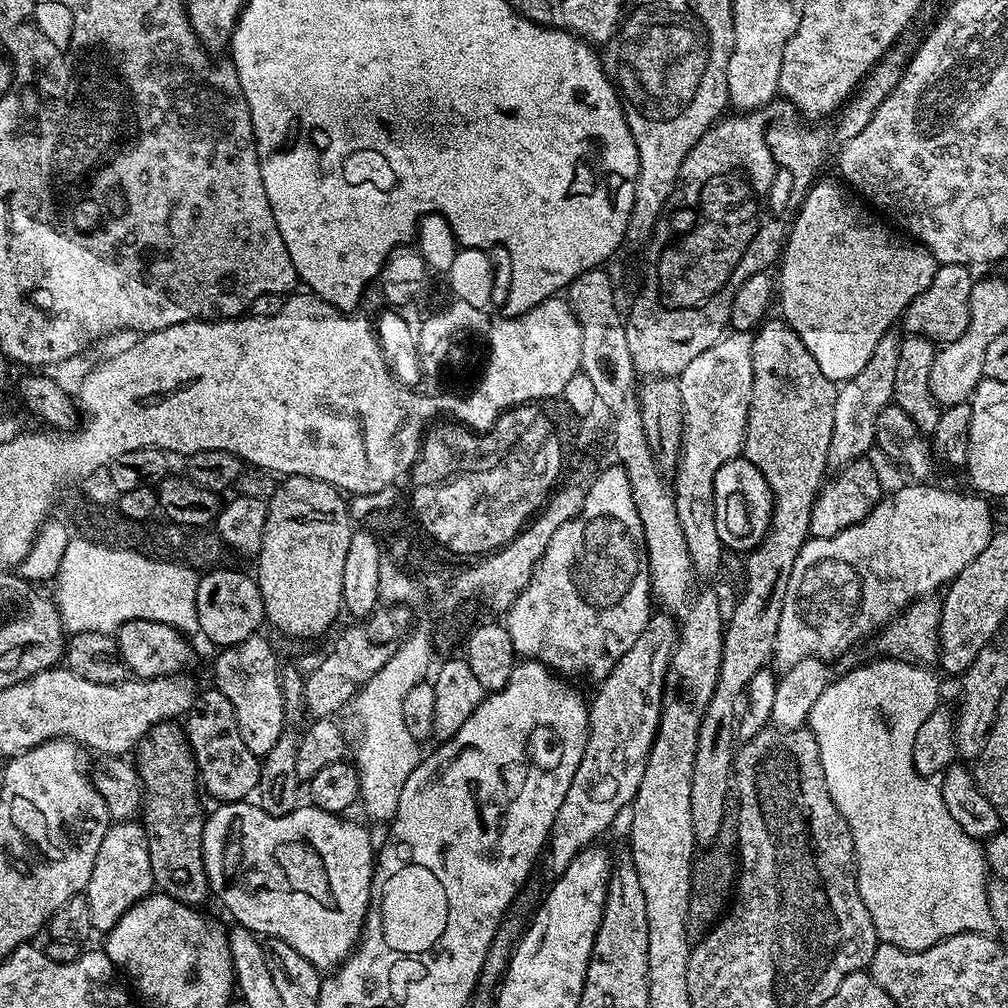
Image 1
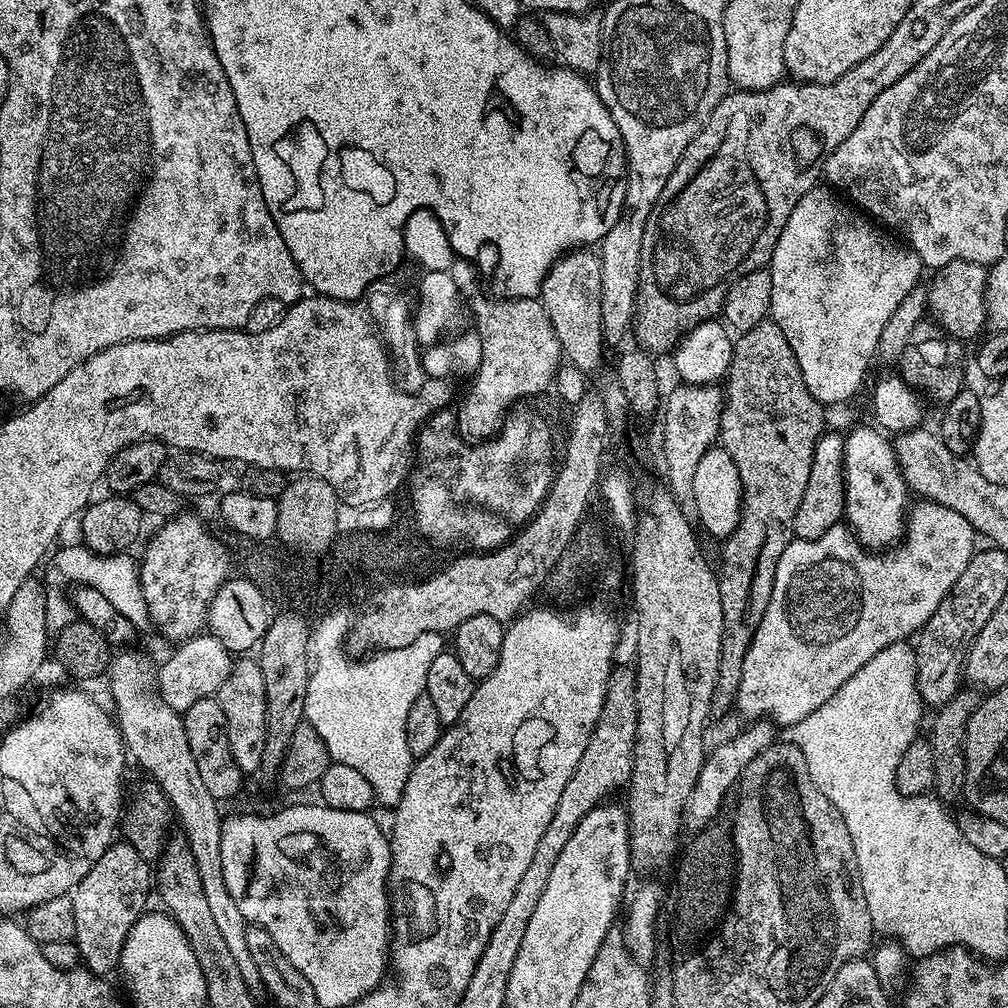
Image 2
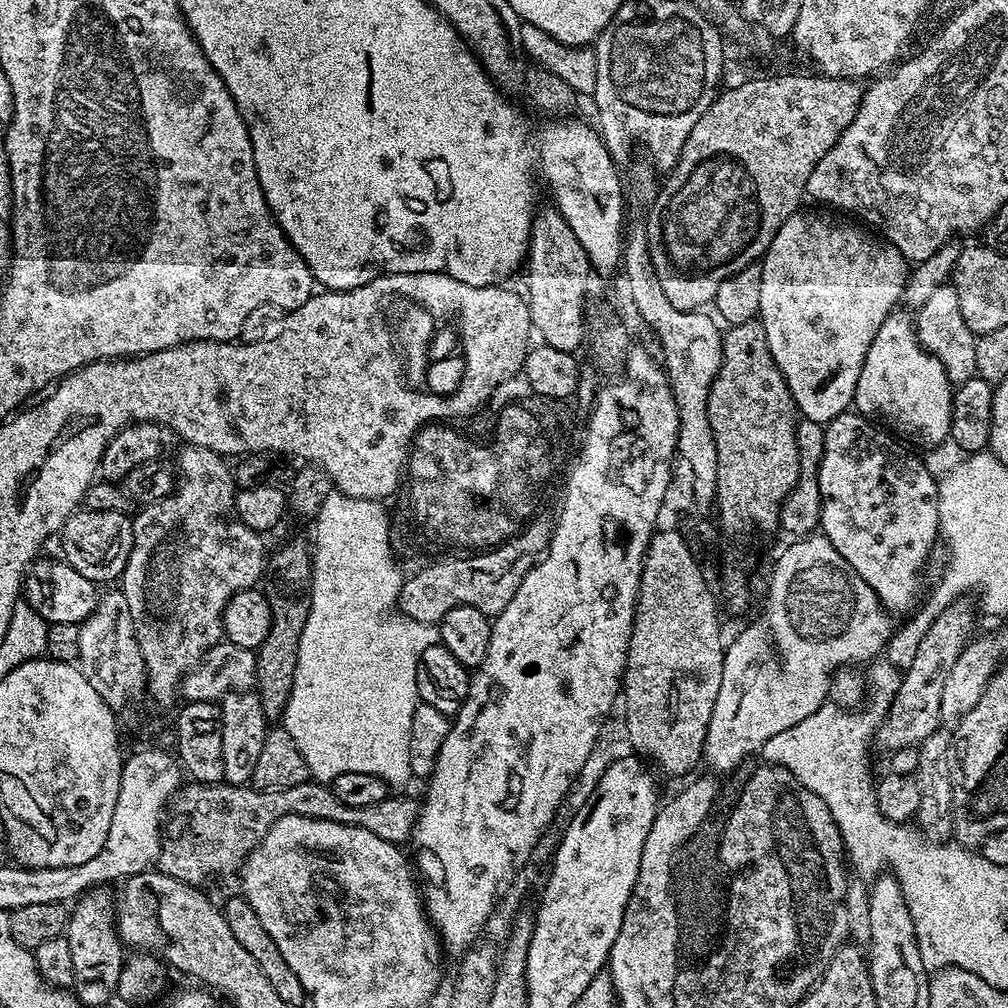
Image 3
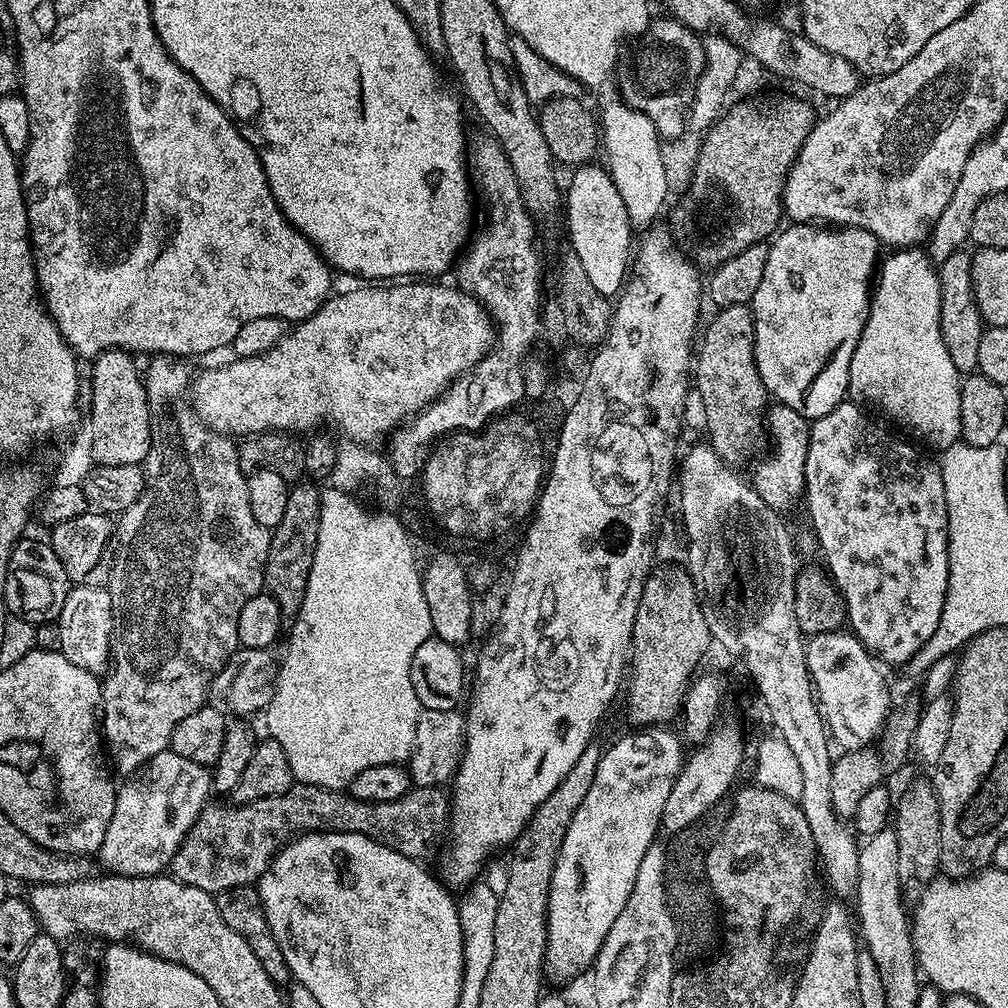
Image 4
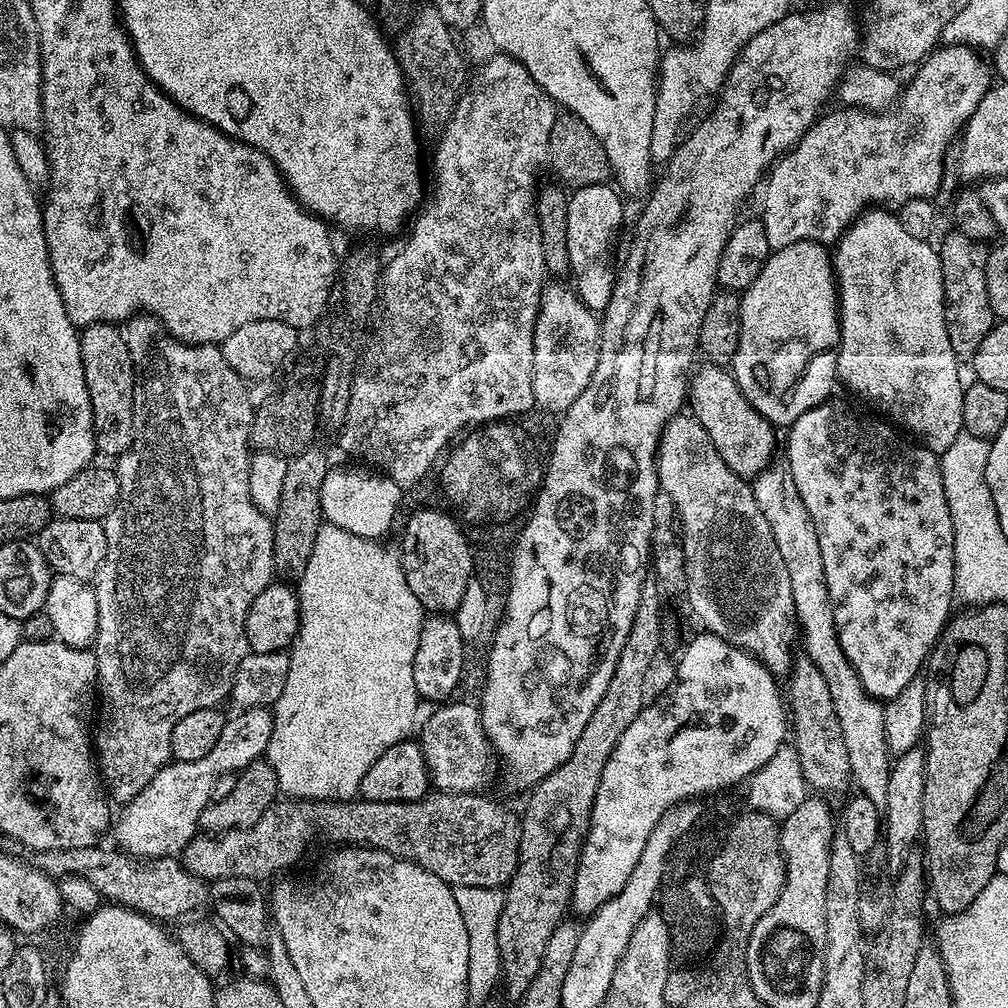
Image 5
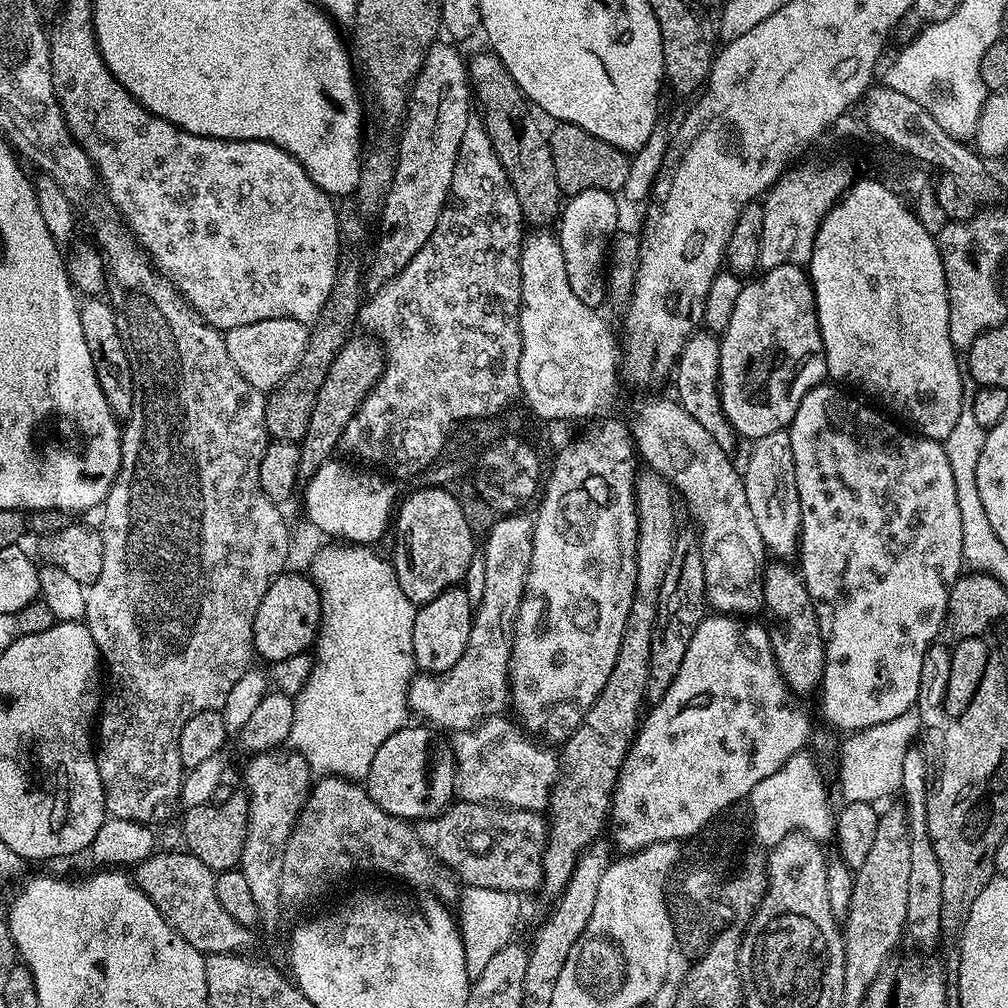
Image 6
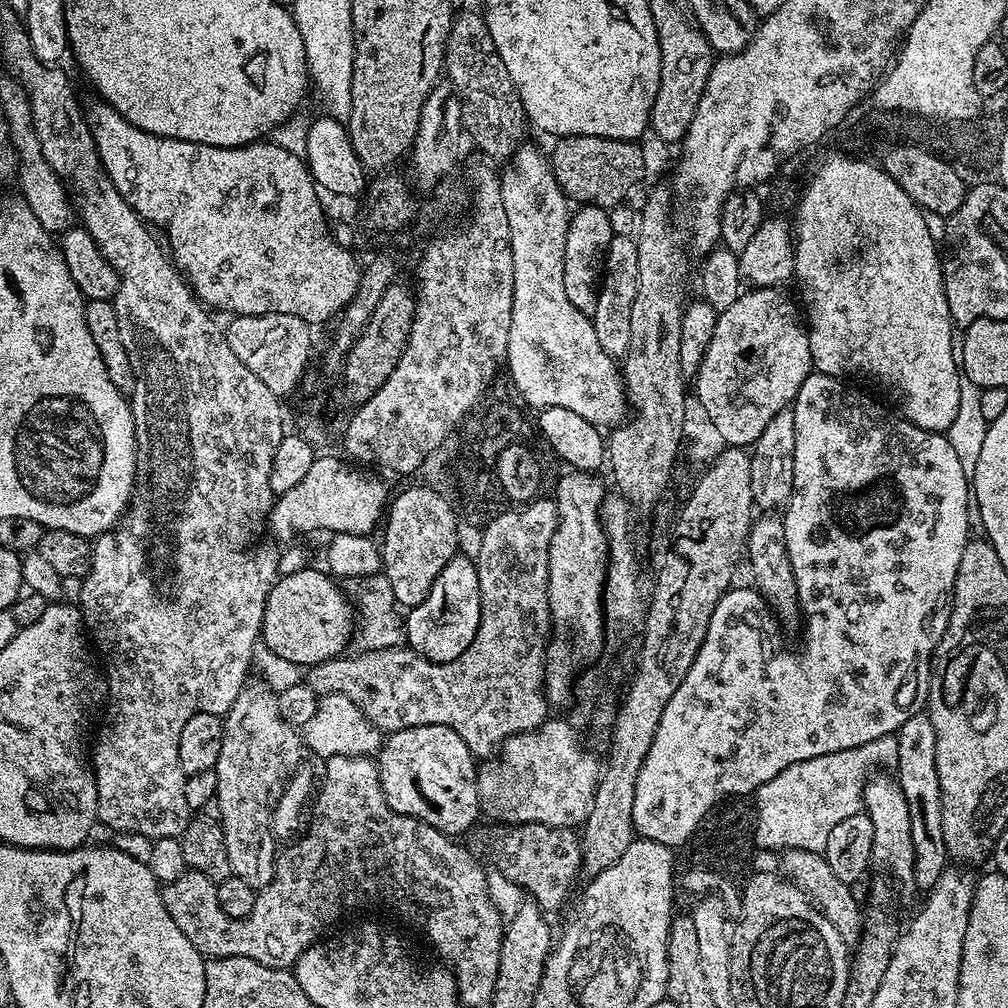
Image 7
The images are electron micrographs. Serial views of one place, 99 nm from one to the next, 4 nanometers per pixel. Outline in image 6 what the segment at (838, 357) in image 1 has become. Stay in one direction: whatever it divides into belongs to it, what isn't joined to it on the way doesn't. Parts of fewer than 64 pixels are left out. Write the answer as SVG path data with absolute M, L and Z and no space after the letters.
M789 266L769 268L760 275L745 283L738 302L734 302L730 326L720 336L721 410L737 435L752 442L787 429L802 406L802 398L828 375L807 271Z

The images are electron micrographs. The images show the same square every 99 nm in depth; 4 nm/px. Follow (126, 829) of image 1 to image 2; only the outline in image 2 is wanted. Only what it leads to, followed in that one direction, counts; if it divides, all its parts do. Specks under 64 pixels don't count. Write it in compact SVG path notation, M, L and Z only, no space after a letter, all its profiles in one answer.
M114 842L111 847L106 849L103 854L102 858L98 860L91 868L90 871L87 872L86 877L82 878L82 882L79 883L79 886L72 889L70 895L72 901L74 902L74 924L75 924L75 938L76 941L76 948L79 950L81 963L87 968L89 972L93 972L96 975L109 975L109 971L112 971L119 965L120 956L122 946L125 945L125 938L126 934L129 933L129 930L133 928L134 922L137 921L140 915L143 915L145 908L147 907L146 900L148 898L148 890L151 891L152 888L152 870L149 866L149 863L145 861L136 850L132 847L131 844L127 842Z

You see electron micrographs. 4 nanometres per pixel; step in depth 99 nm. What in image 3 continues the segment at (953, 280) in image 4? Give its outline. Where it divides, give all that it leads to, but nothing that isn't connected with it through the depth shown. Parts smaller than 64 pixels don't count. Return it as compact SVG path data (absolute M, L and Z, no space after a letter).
M952 283L938 286L938 290L934 290L934 294L930 294L930 298L926 298L923 306L915 309L914 323L918 342L927 352L936 356L938 362L942 362L950 383L959 386L962 382L971 380L976 375L976 367L978 366L977 335L970 330L970 326L966 326L966 321L962 318L958 290Z

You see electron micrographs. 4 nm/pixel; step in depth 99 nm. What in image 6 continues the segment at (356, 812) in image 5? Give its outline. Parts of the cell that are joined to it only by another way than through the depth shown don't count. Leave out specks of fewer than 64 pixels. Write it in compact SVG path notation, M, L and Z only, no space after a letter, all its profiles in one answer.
M460 800L453 802L444 809L443 812L437 812L435 816L429 816L415 825L418 838L422 842L422 846L426 846L426 850L430 850L430 854L443 864L461 885L467 887L485 887L489 890L502 890L515 892L517 894L525 894L524 892L532 892L541 887L544 882L544 851L548 845L548 825L545 817L538 812L523 812L520 808L506 808L495 804L475 804L469 800Z

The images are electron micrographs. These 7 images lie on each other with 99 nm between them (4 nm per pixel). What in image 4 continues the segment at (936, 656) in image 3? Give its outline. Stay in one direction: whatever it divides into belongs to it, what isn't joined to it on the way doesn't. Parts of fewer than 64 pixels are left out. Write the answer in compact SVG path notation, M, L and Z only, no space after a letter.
M910 706L895 707L886 719L881 733L878 747L880 746L880 760L870 756L866 750L852 750L841 753L834 761L831 770L830 792L831 802L837 816L843 820L853 819L857 806L870 790L881 785L881 768L888 774L896 771L908 758L910 758L916 739L916 728L919 720L919 711Z

